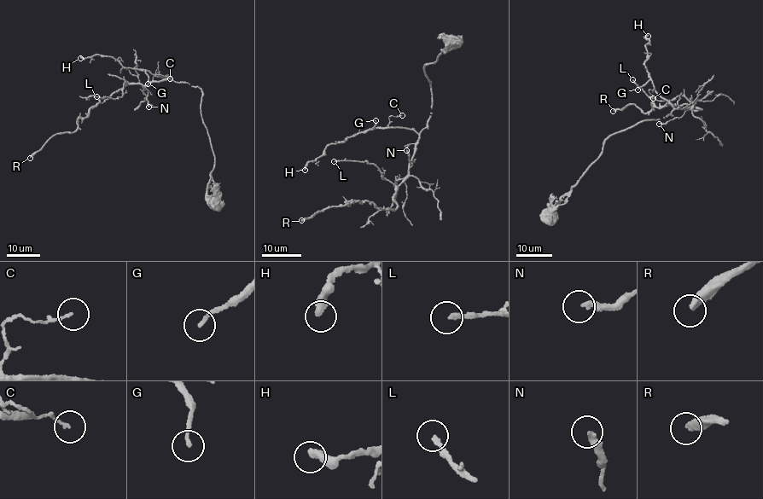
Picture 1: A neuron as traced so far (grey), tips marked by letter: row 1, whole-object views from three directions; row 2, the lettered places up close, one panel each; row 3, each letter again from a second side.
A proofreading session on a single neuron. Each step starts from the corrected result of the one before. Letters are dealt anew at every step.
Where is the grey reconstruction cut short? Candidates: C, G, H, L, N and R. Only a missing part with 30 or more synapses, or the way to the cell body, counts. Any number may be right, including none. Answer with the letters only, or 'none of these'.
H, L, R

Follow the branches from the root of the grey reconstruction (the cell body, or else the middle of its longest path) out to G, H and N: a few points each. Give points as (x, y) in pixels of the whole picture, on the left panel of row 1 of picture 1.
G: (214, 203), (218, 196), (211, 176), (214, 157), (200, 115), (201, 89), (148, 71), (148, 84)
H: (214, 203), (214, 157), (200, 115), (201, 89), (126, 68), (109, 56), (80, 58)
N: (214, 203), (214, 157), (200, 115), (201, 89), (186, 82), (154, 80), (145, 87), (148, 107)

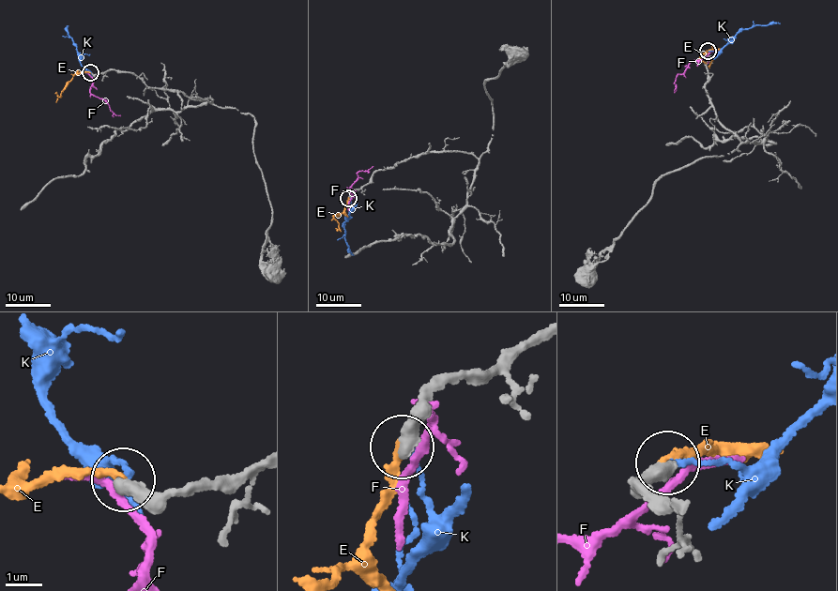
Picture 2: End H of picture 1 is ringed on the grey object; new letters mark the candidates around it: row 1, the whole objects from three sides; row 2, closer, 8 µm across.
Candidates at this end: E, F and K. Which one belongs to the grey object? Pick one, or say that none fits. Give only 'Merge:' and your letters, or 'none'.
Merge: E

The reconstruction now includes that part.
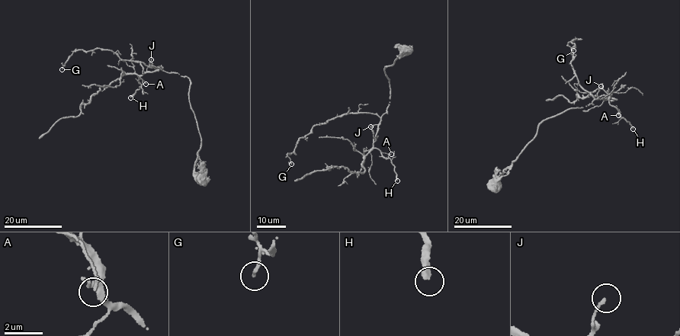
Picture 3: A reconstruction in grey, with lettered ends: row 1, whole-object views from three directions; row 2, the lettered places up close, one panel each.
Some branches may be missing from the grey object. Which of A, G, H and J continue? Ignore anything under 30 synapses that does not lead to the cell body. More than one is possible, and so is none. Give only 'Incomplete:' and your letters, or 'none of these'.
Incomplete: H

